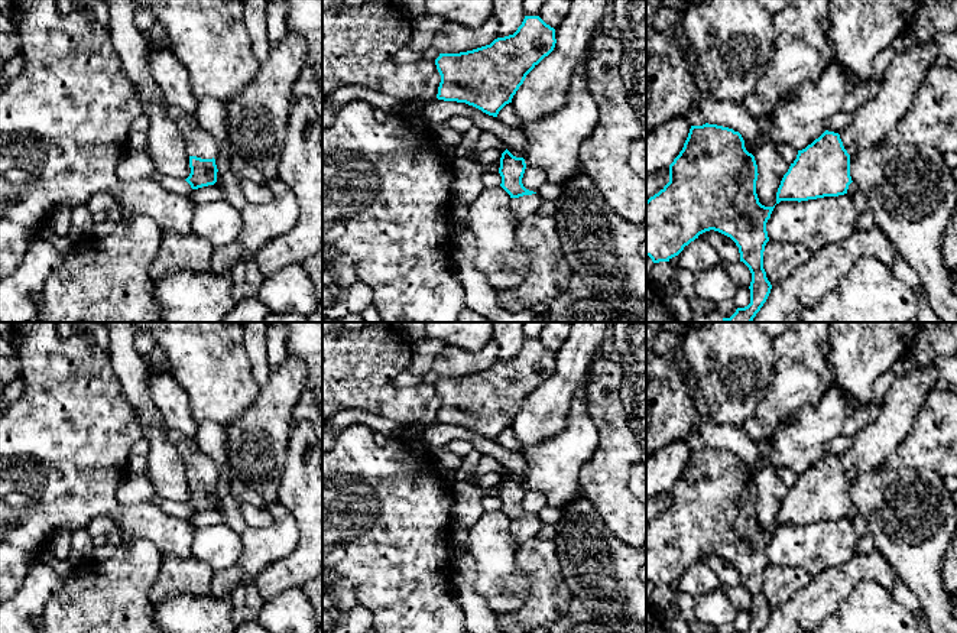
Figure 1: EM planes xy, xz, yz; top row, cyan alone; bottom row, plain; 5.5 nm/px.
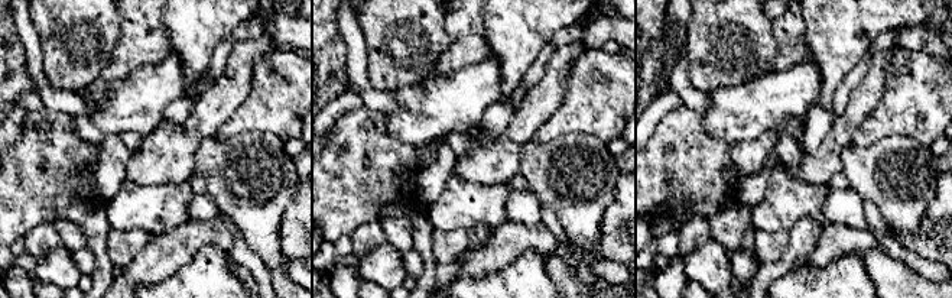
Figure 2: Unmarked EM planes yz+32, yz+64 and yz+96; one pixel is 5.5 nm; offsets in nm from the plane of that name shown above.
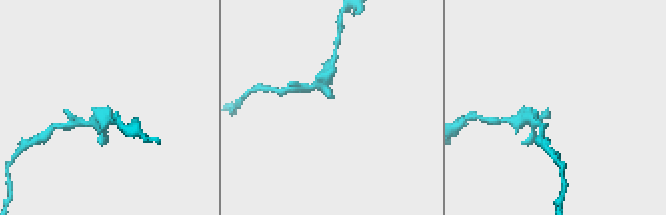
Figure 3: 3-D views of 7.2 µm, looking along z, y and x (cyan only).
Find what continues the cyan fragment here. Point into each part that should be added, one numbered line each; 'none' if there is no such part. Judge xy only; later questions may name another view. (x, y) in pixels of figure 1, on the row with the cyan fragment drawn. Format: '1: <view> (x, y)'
1: xy (200, 142)

